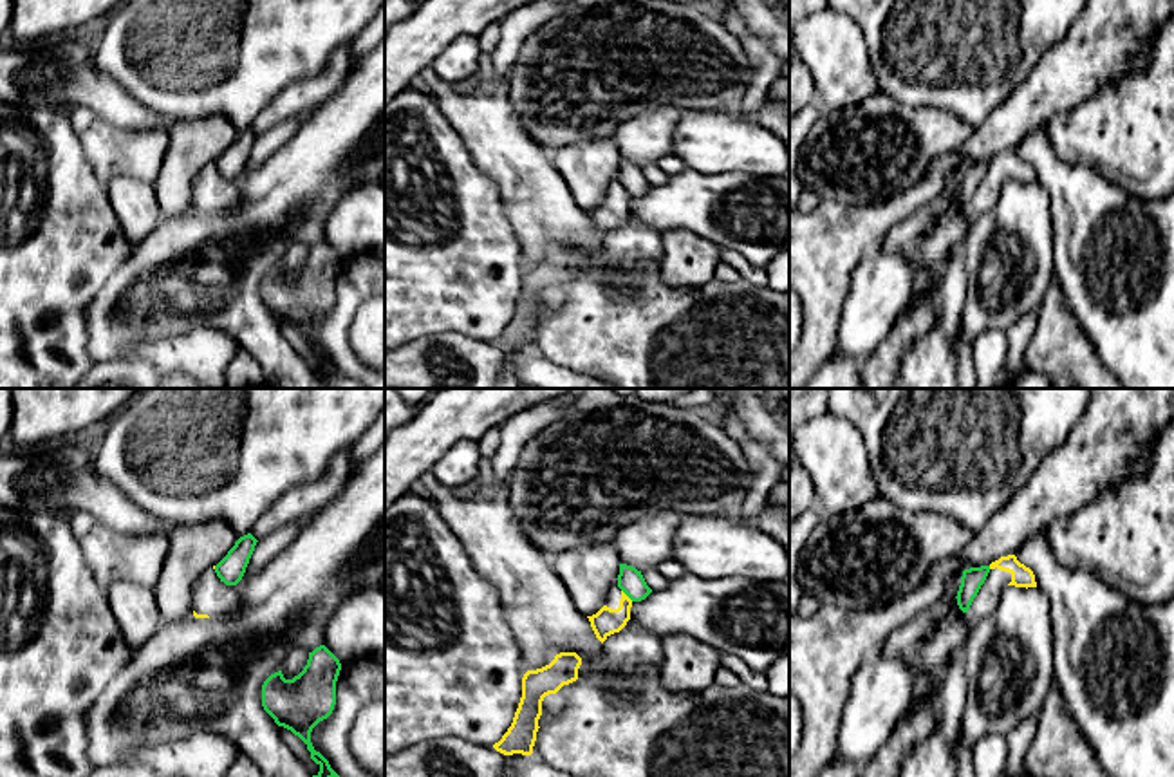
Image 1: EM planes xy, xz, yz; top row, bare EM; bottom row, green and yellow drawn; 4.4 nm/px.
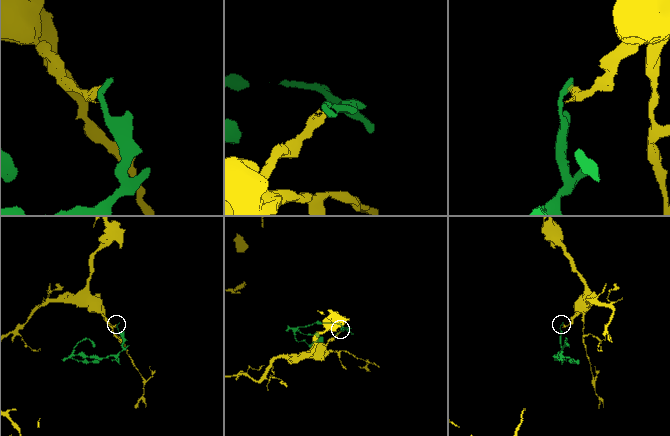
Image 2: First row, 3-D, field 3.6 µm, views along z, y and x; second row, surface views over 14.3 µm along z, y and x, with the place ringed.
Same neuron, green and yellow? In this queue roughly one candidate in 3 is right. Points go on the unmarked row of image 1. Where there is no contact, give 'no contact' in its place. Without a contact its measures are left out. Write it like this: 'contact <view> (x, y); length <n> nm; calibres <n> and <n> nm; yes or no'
contact xz (627, 190); length 80 nm; calibres 120 and 120 nm; no

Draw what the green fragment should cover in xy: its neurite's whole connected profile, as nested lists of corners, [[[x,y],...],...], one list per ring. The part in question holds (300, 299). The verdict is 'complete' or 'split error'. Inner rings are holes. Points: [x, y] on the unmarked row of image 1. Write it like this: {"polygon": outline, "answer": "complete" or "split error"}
{"polygon": [[[320,240],[309,248],[307,260],[293,275],[285,275],[282,266],[271,269],[262,280],[262,302],[278,322],[298,331],[311,347],[311,354],[320,361],[312,370],[329,388],[329,376],[340,372],[329,356],[314,345],[311,338],[312,323],[327,314],[336,300],[336,276],[341,266],[340,255]]], "answer": "complete"}

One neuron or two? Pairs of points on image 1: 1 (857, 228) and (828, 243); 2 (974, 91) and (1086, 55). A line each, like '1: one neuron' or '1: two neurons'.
1: one neuron
2: two neurons

